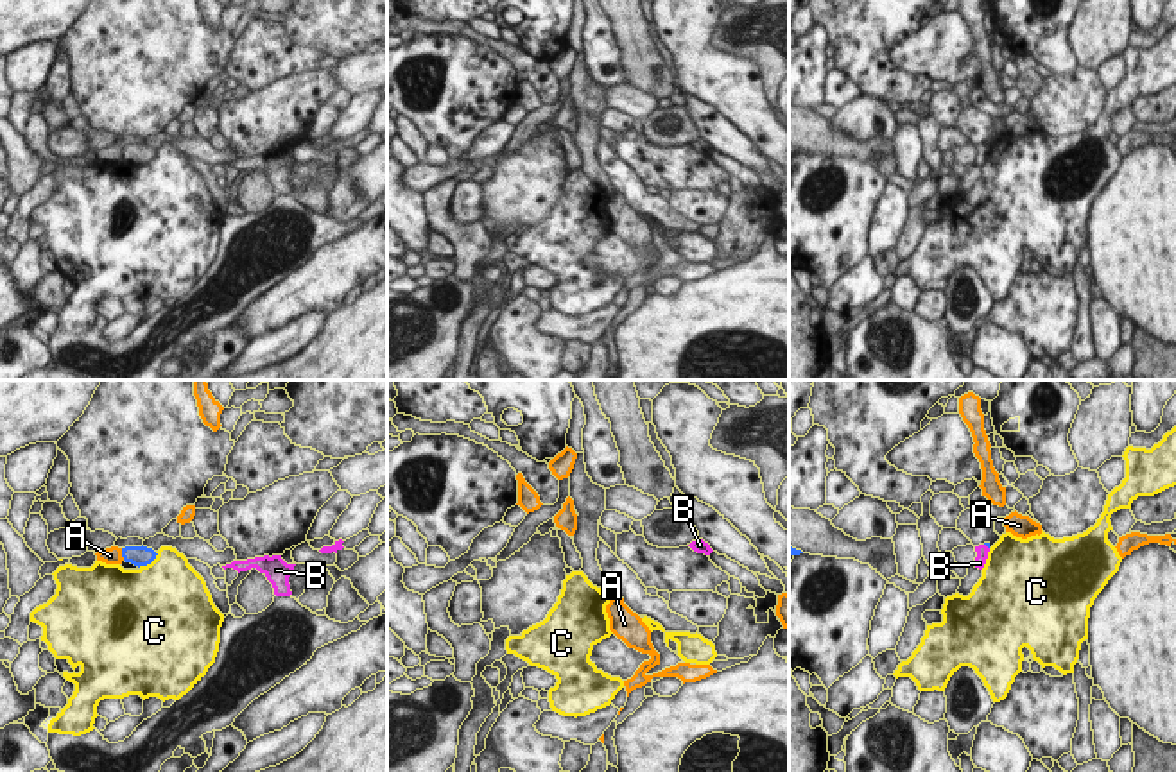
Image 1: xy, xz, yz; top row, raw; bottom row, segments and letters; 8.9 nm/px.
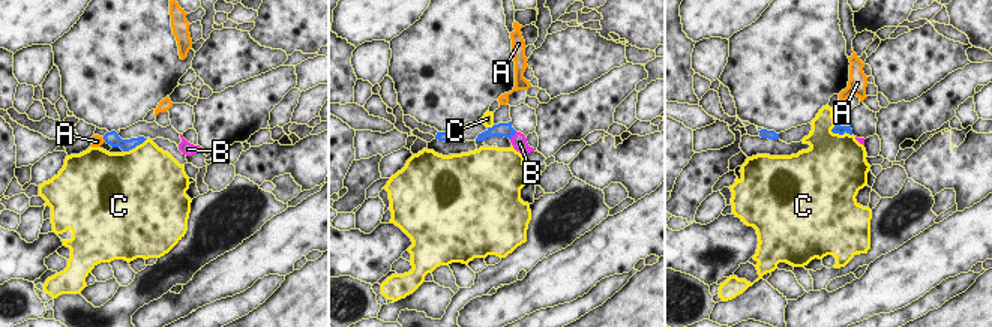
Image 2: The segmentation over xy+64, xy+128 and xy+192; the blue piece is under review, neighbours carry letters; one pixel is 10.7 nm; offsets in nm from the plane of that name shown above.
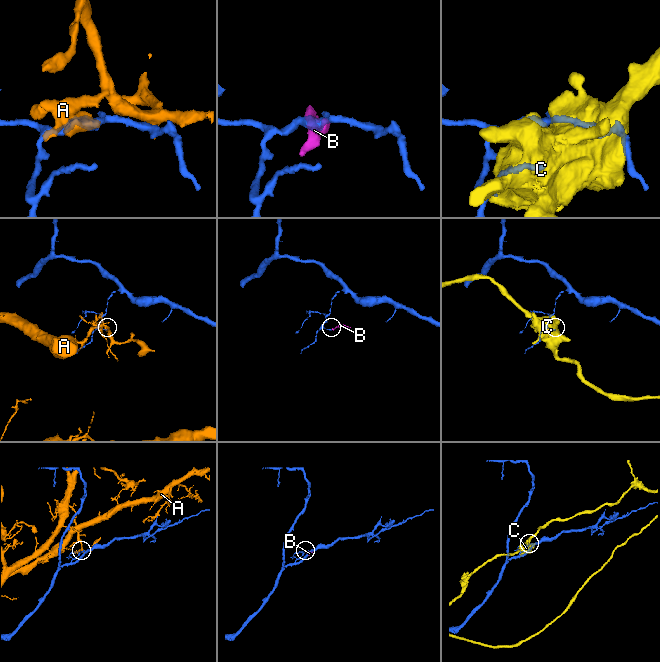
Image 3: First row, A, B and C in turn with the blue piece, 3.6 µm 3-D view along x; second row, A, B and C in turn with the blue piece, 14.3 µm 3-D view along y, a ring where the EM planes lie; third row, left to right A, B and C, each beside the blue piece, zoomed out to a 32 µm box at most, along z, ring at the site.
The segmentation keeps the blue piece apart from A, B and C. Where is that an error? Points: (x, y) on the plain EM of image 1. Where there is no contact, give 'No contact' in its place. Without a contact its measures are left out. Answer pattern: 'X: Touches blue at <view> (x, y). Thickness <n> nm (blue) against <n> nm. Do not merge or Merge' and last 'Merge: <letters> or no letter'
A: Touches blue at xy (122, 153). Thickness 190 nm (blue) against 160 nm. Do not merge
B: Touches blue at yz (986, 144). Thickness 30 nm (blue) against 100 nm. Do not merge
C: Touches blue at xy (147, 162). Thickness 190 nm (blue) against 480 nm. Do not merge
Merge: no letter.

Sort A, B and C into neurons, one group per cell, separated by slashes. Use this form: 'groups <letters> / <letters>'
groups A / B / C

